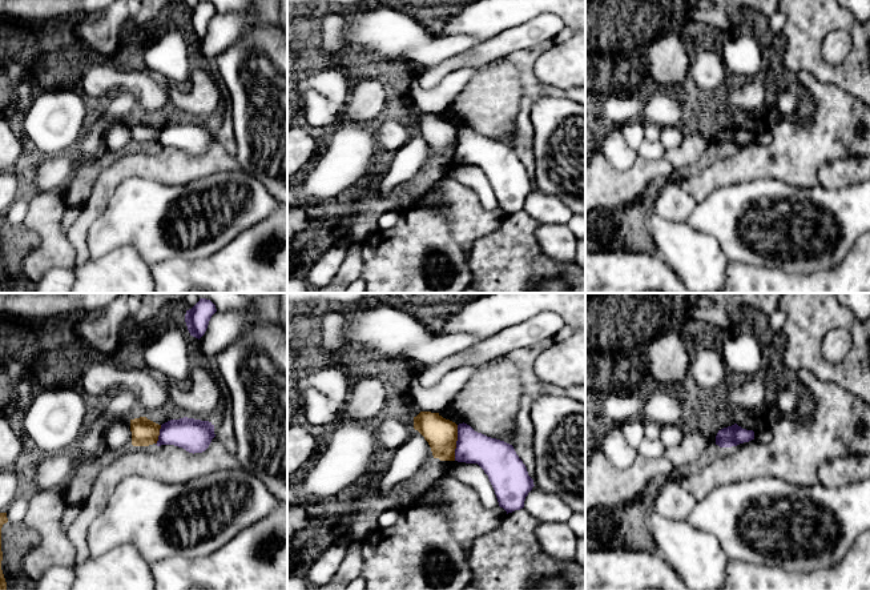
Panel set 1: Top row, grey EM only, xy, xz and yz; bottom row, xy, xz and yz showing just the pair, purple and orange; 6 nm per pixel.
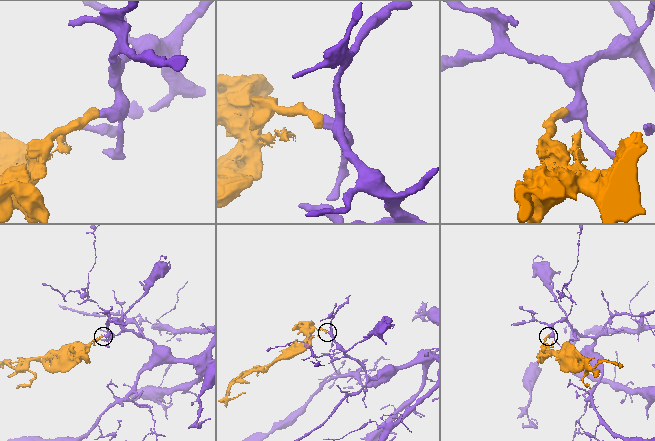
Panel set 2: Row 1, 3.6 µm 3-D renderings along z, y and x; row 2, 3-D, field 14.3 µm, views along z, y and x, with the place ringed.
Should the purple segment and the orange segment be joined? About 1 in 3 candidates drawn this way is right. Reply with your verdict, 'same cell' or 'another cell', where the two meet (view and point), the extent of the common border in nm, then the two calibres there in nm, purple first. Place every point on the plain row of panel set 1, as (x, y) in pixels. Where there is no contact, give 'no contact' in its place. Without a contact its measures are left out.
another cell; meets purple in xz at (456, 144); contact 220 nm long; 220 nm thick on the purple side, 190 nm on the other

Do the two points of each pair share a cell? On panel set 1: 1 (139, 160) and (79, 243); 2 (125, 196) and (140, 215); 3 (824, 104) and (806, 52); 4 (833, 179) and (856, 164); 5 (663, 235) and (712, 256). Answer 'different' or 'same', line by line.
1: same
2: same
3: different
4: same
5: same

